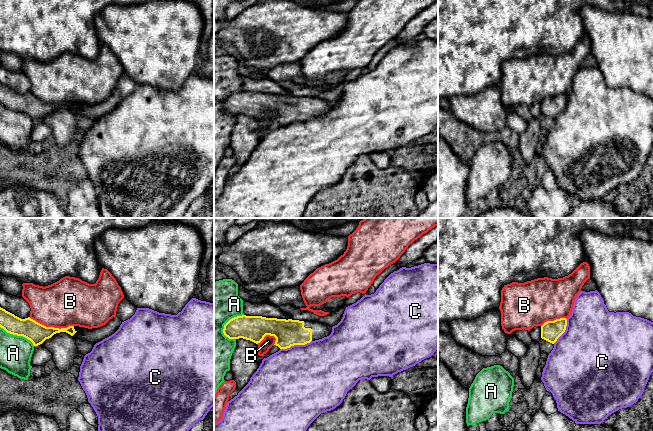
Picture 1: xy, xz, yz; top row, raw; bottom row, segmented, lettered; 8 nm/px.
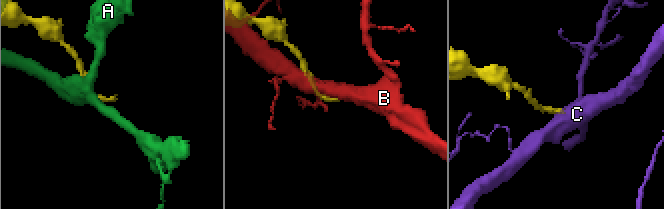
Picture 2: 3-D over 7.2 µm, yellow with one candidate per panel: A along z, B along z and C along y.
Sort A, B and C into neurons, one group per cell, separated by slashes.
A / B / C

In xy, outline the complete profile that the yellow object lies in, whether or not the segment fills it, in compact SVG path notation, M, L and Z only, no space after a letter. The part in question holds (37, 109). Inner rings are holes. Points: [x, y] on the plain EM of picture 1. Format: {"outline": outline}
{"outline": "M1 83L0 103L7 109L27 114L34 122L42 120L46 115L51 114L56 109L66 108L73 112L77 108L74 102L59 105L46 103L30 93L21 95Z"}

